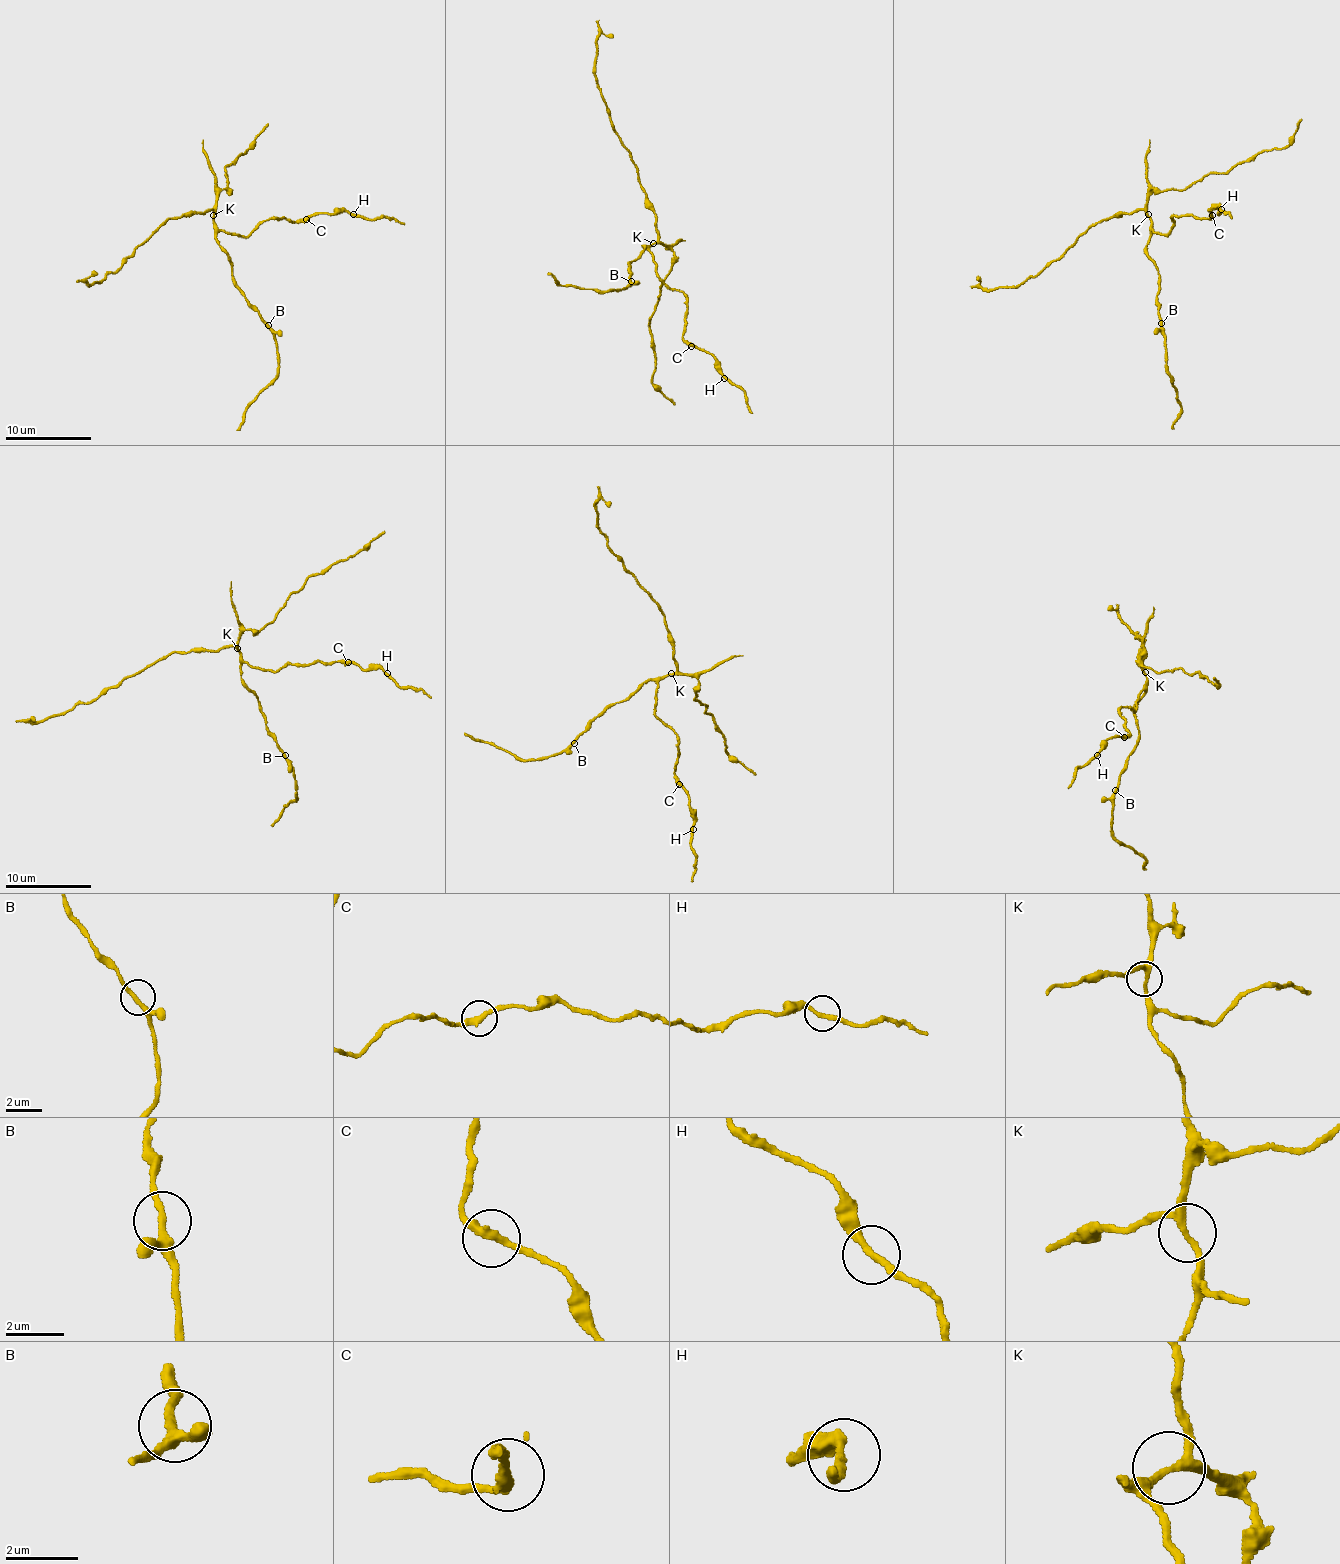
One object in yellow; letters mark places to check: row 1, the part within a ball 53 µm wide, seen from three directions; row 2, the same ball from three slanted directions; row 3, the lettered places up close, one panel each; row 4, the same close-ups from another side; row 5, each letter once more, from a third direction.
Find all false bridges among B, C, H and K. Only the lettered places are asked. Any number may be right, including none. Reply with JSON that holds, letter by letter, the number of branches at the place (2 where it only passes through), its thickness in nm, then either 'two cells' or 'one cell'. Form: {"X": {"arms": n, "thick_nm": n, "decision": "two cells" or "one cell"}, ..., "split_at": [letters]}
{"B": {"arms": 2, "thick_nm": 260, "decision": "one cell"}, "C": {"arms": 2, "thick_nm": 320, "decision": "one cell"}, "H": {"arms": 2, "thick_nm": 240, "decision": "one cell"}, "K": {"arms": 3, "thick_nm": 220, "decision": "one cell"}, "split_at": []}

